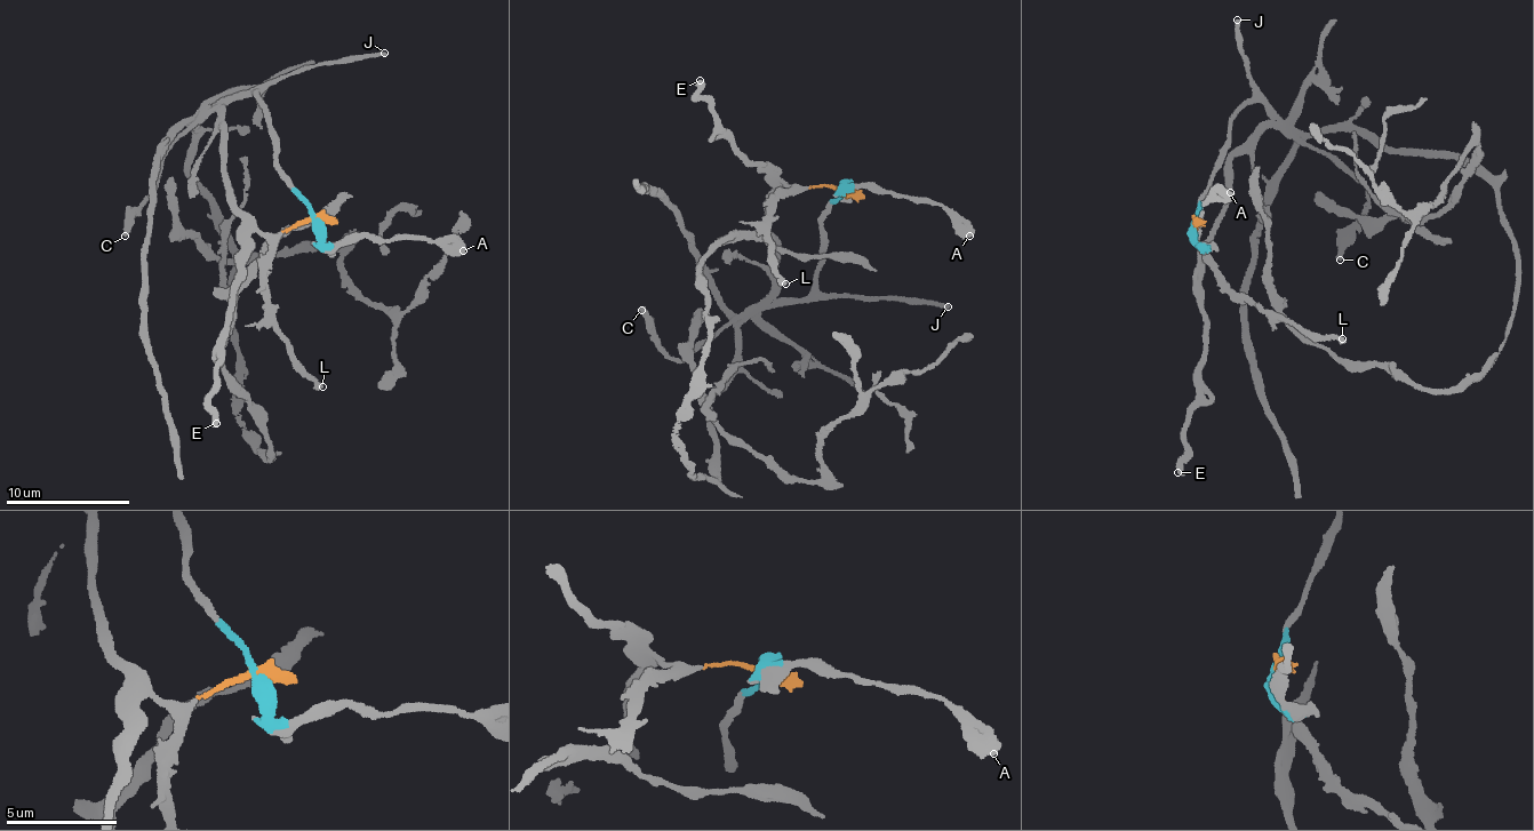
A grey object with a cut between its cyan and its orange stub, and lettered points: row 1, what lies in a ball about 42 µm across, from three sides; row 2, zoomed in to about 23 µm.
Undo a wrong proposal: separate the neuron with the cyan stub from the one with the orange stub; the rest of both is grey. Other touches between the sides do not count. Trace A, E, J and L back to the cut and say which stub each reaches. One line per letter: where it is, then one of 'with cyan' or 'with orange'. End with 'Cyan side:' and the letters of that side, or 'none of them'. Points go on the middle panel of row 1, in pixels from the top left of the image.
A: at (969, 236); with cyan
E: at (700, 80); with orange
J: at (948, 306); with cyan
L: at (785, 284); with orange
Cyan side: A, J

